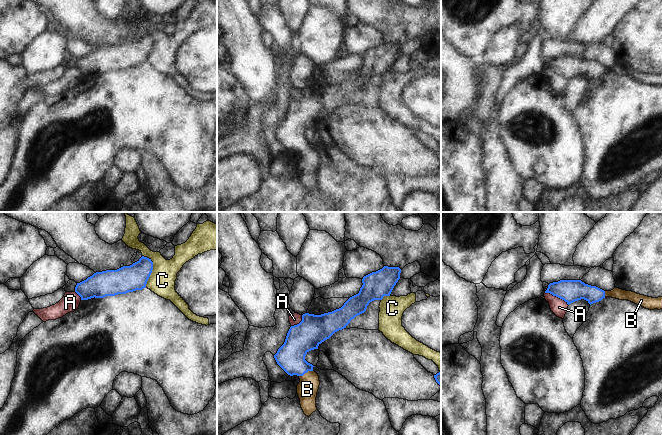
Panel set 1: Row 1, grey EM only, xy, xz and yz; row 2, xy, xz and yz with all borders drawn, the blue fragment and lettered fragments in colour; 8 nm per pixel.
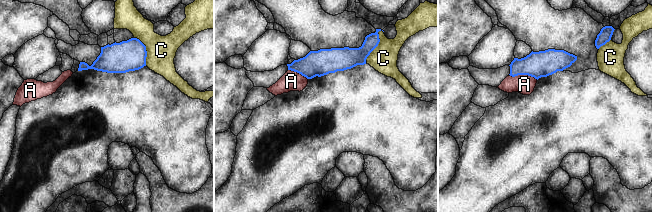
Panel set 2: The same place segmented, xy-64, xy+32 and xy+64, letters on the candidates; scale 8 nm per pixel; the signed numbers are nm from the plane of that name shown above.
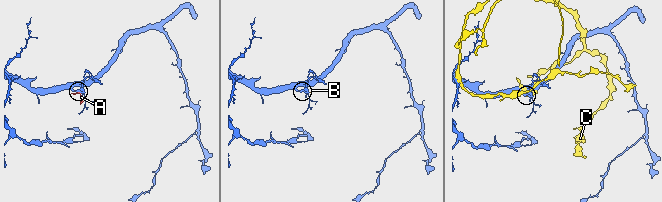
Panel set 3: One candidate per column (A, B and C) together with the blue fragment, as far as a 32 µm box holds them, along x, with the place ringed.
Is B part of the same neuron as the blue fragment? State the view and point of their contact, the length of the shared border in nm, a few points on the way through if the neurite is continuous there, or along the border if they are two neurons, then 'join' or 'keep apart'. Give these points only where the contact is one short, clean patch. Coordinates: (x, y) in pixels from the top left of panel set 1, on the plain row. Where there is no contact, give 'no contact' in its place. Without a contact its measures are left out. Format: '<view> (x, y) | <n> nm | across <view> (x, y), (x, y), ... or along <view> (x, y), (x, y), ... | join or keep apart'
xz (305, 148) | 120 nm | across xz (290, 132), (305, 148), (307, 165) | join

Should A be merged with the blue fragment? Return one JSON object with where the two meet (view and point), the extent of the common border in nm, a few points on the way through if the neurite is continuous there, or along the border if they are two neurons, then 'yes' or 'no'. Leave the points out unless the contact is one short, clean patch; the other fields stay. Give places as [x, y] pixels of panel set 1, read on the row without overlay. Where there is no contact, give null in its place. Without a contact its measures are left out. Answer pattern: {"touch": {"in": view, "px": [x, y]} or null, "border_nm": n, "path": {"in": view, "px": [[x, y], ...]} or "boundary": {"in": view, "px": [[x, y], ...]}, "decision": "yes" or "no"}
{"touch": {"in": "yz", "px": [557, 72]}, "border_nm": 220, "boundary": {"in": "yz", "px": [[545, 68], [561, 74], [568, 81]]}, "decision": "no"}

